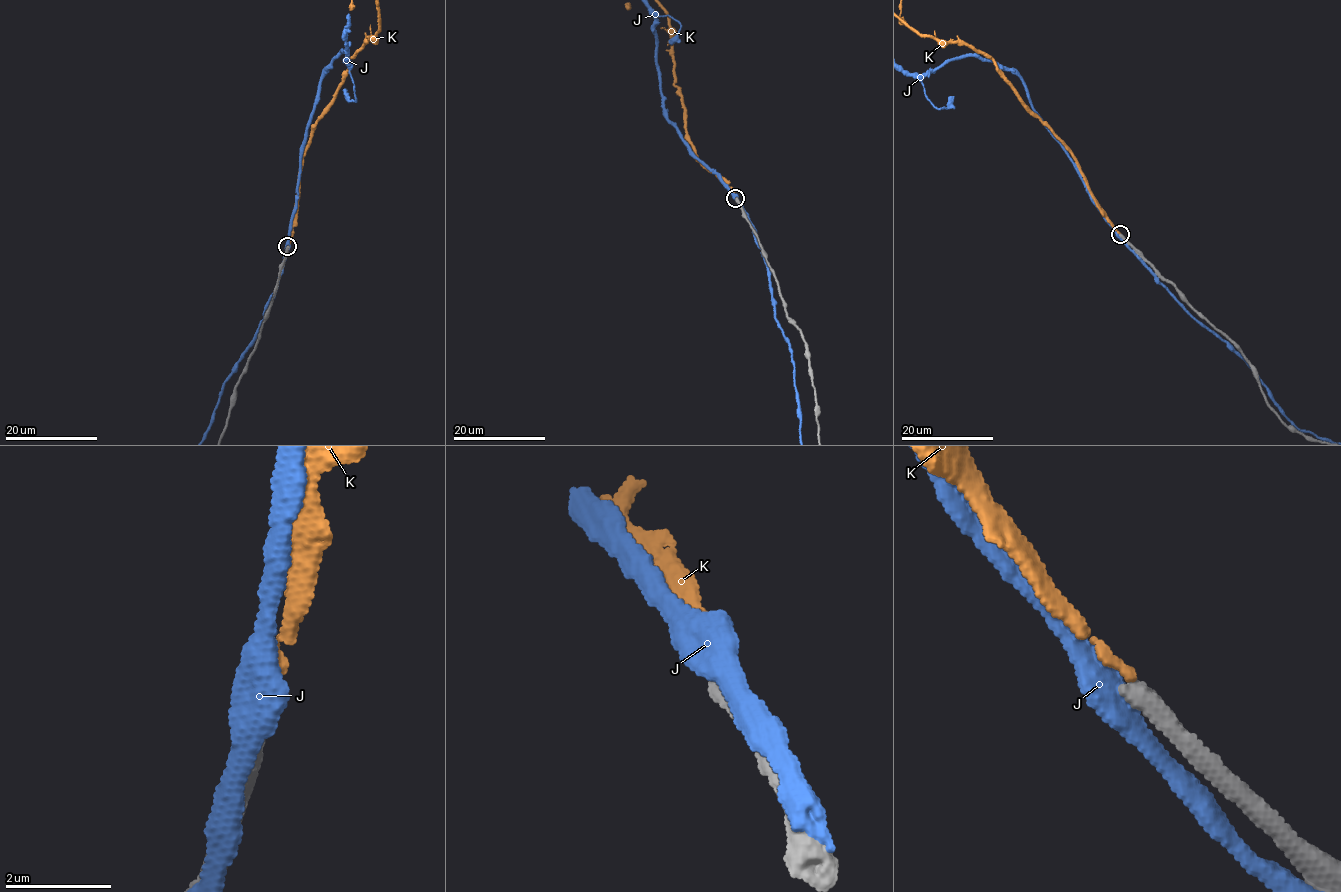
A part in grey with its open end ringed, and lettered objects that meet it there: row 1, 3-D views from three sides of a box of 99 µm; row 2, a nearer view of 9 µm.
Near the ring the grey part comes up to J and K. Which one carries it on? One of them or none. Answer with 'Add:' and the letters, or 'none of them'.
Add: none of them

